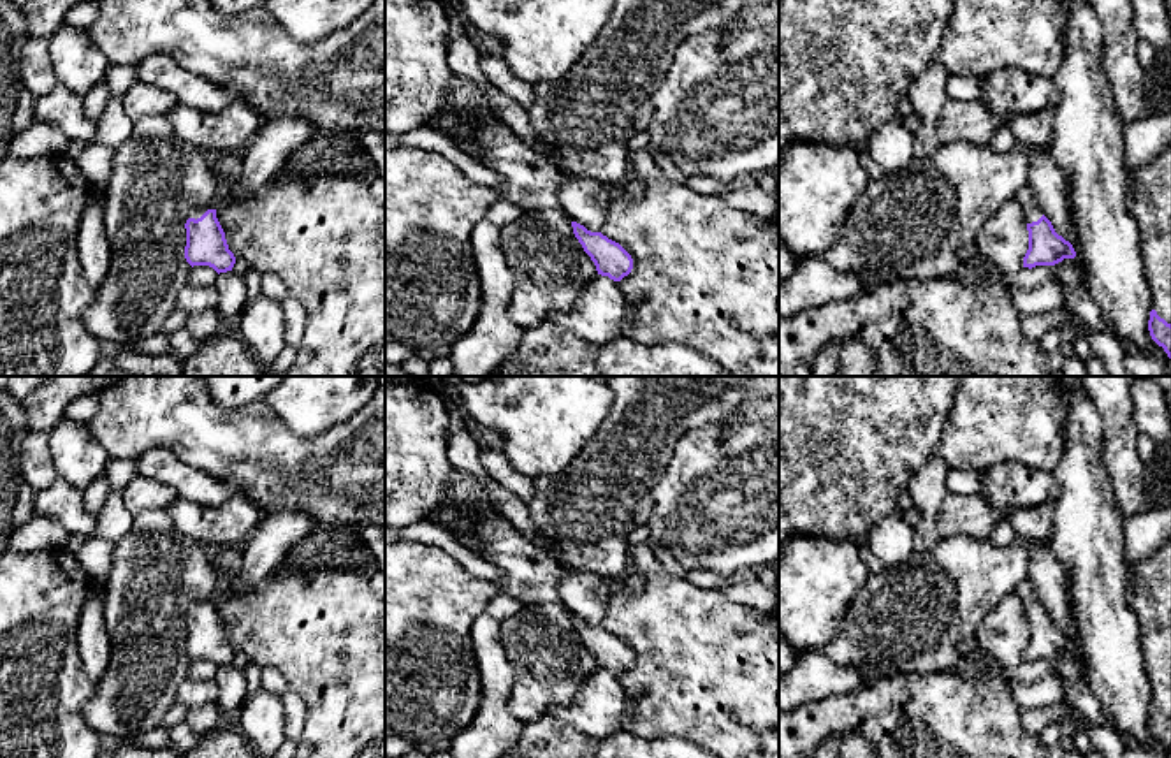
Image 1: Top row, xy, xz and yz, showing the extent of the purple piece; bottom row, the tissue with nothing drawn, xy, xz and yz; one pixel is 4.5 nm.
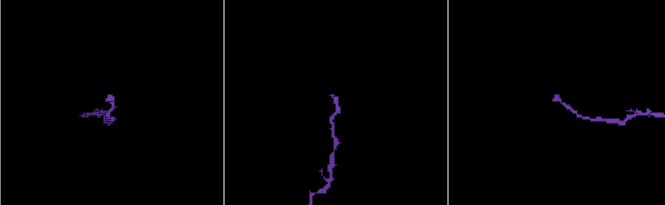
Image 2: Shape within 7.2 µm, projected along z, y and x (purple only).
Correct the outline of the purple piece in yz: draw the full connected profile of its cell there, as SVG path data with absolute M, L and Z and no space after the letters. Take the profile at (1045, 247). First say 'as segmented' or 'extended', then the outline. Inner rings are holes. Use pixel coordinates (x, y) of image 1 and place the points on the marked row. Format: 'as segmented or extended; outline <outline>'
extended; outline M1029 186L1022 188L1015 199L1029 230L1029 250L1023 257L1023 267L1055 266L1064 259L1076 257L1073 244L1058 236L1051 222L1043 215Z

